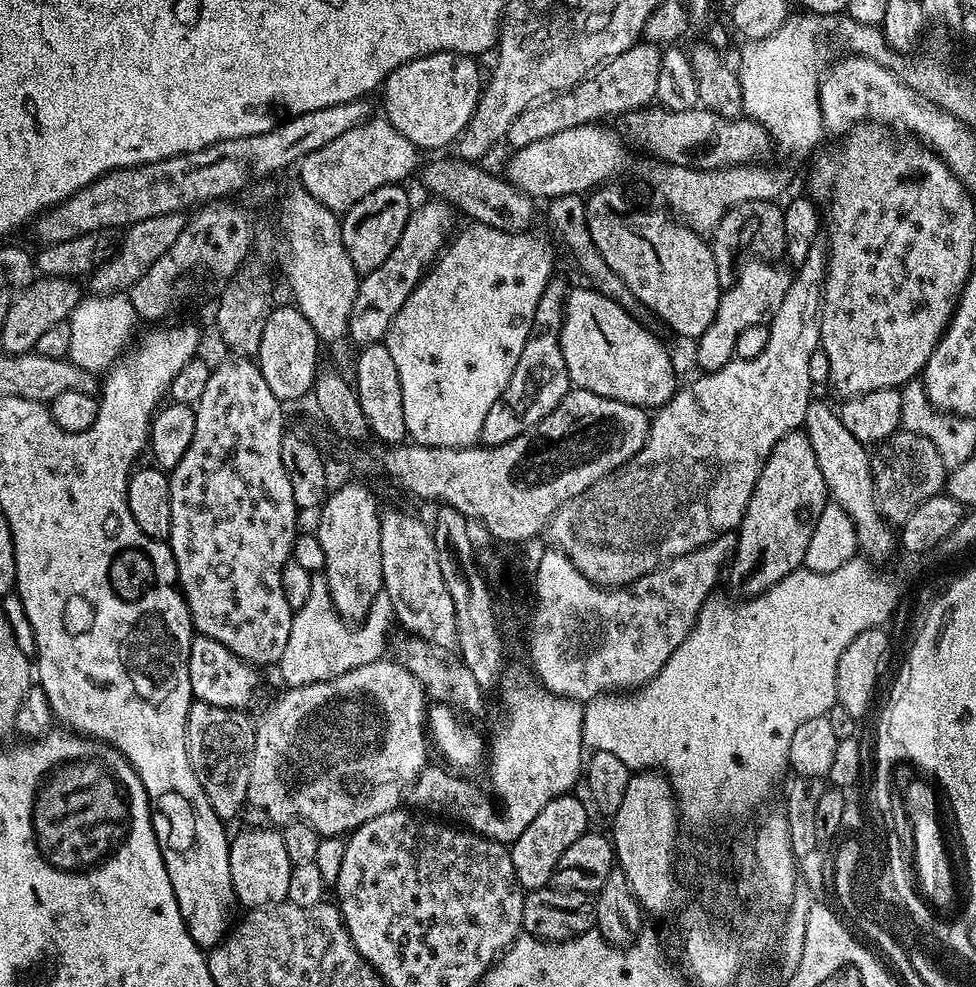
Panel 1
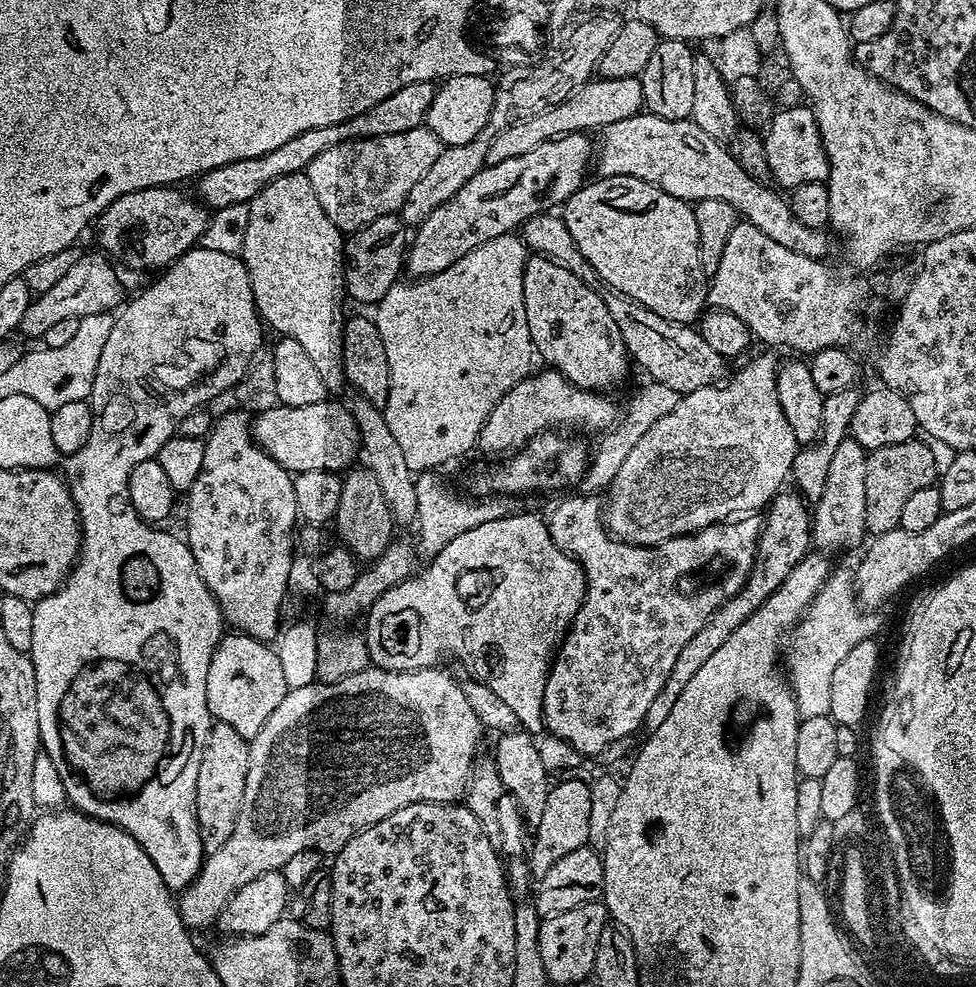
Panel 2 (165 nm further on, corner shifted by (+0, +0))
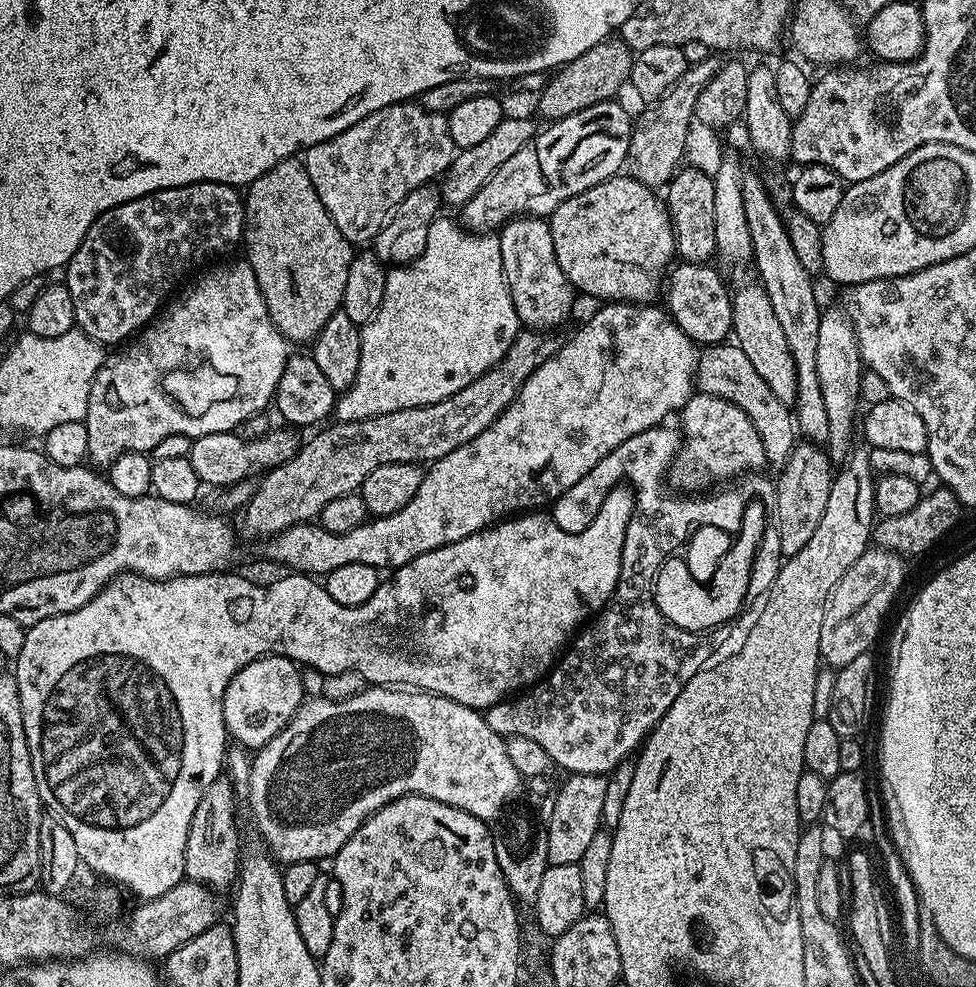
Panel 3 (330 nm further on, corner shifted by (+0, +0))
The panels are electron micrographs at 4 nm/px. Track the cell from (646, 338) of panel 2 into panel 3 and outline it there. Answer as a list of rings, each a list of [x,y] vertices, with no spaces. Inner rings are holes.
[[[736,343],[713,344],[701,351],[700,360],[696,363],[695,387],[700,392],[738,405],[748,415],[750,422],[754,422],[754,430],[758,430],[762,438],[765,461],[773,464],[776,470],[783,469],[798,443],[793,409],[784,404],[782,398],[777,398],[770,386],[766,386],[766,381],[758,375],[758,370],[754,370],[750,358],[742,354]]]

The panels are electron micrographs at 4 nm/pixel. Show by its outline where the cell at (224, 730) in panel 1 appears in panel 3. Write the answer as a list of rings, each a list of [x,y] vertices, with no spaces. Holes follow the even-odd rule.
[[[217,778],[202,794],[198,810],[194,810],[194,818],[190,818],[184,875],[193,884],[203,884],[213,890],[231,889],[237,879],[242,843],[240,844],[240,828],[236,825],[236,800],[232,797],[232,792],[234,793],[234,785],[231,780]]]

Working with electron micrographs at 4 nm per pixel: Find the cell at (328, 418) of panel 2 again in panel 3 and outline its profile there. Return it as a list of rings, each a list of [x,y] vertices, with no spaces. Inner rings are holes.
[[[272,430],[254,440],[244,440],[233,431],[197,436],[188,452],[188,461],[203,485],[214,486],[213,488],[228,487],[238,481],[247,480],[256,473],[259,475],[279,464],[285,464],[291,456],[295,456],[298,451],[298,439],[292,433],[295,431],[284,431],[288,432]]]

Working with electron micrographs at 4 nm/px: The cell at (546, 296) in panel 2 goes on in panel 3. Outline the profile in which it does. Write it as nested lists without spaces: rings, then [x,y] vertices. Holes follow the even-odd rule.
[[[527,214],[517,216],[507,220],[499,229],[498,235],[502,250],[502,270],[521,325],[528,330],[556,330],[552,328],[558,327],[568,316],[568,303],[572,300],[574,289],[566,274],[562,274],[562,266],[558,266],[558,258],[554,258],[554,238],[550,234],[548,220]]]

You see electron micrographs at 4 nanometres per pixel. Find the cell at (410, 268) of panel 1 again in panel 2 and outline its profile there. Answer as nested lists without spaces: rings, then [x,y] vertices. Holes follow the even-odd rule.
[[[571,132],[569,136],[559,136],[556,140],[547,140],[544,144],[540,144],[534,150],[530,150],[526,154],[522,154],[518,158],[506,158],[506,162],[498,162],[497,164],[490,164],[481,170],[478,174],[474,174],[474,178],[470,178],[470,182],[466,182],[466,186],[462,186],[462,190],[458,190],[458,194],[454,194],[452,198],[446,202],[442,202],[440,206],[419,226],[415,229],[416,237],[411,237],[410,243],[406,248],[406,272],[409,272],[409,277],[423,278],[425,276],[433,276],[442,270],[446,270],[446,266],[454,266],[454,262],[458,262],[458,258],[462,258],[466,254],[470,254],[470,250],[474,250],[478,246],[482,246],[486,242],[490,242],[490,238],[498,238],[499,236],[506,236],[515,233],[522,225],[527,222],[532,216],[537,216],[539,212],[546,212],[556,207],[563,205],[564,201],[568,199],[572,193],[579,190],[585,183],[588,168],[590,172],[590,165],[594,160],[594,144],[588,141],[589,137],[582,132]]]

